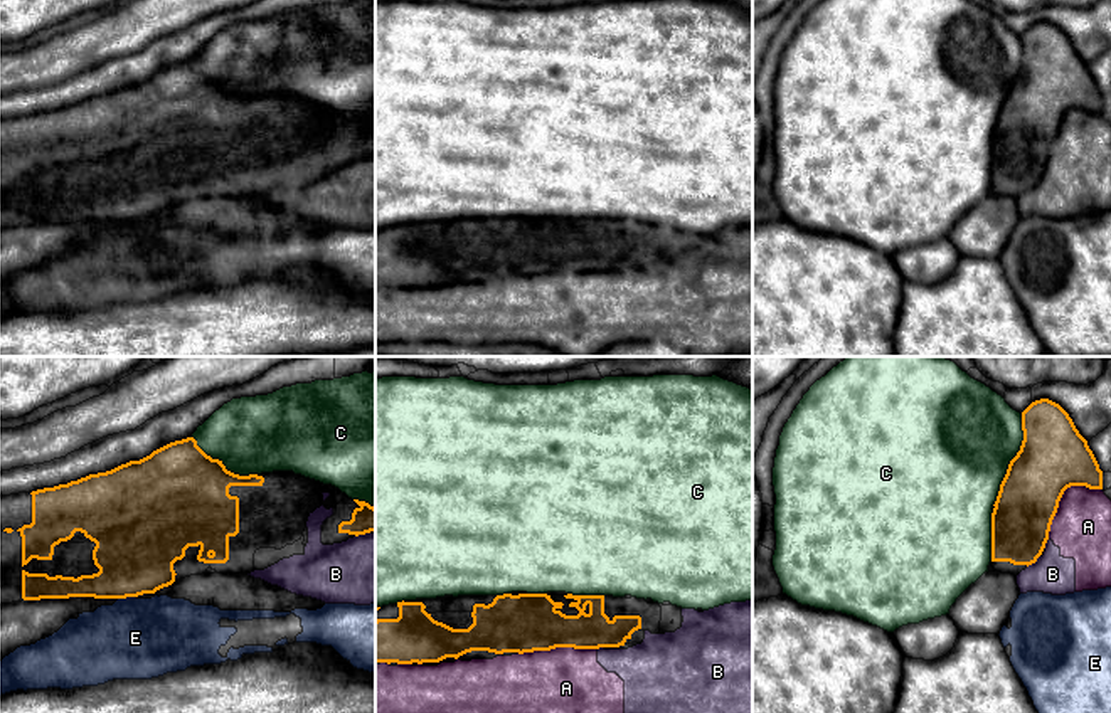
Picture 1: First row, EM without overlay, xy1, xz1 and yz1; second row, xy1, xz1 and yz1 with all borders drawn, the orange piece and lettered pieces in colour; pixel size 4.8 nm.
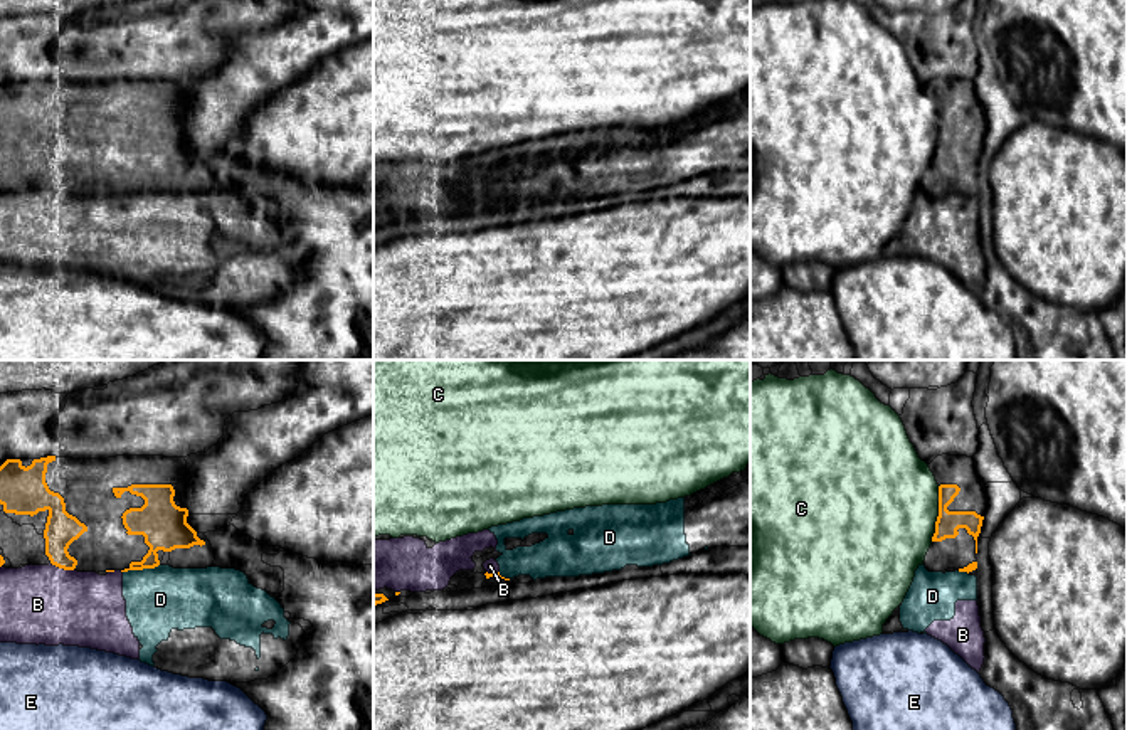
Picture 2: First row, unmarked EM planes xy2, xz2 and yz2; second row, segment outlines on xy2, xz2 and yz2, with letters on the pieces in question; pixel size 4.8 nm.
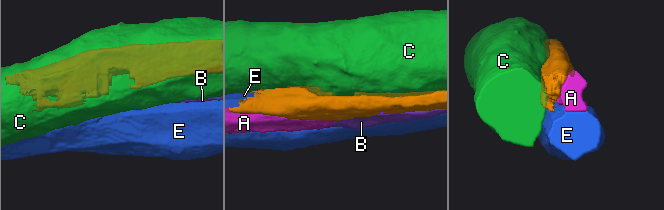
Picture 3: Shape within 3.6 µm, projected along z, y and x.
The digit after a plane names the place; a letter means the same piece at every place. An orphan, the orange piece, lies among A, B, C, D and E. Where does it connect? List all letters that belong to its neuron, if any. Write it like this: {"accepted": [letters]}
{"accepted": []}

